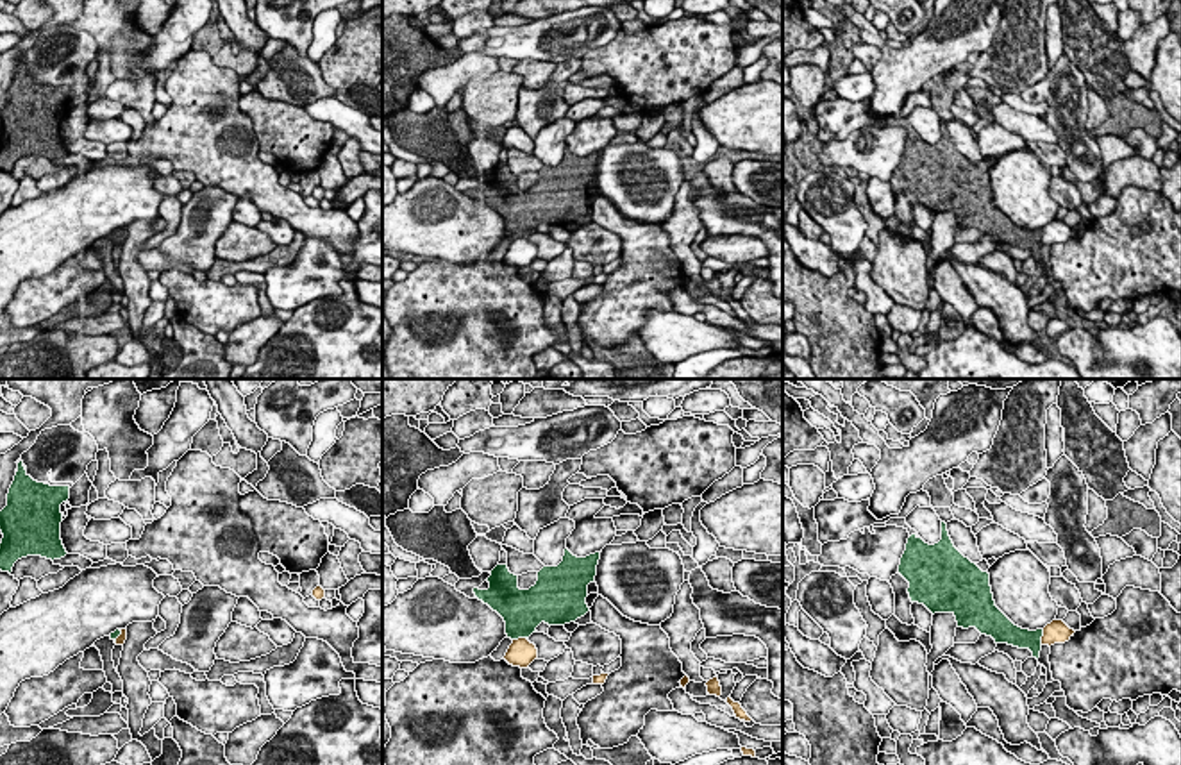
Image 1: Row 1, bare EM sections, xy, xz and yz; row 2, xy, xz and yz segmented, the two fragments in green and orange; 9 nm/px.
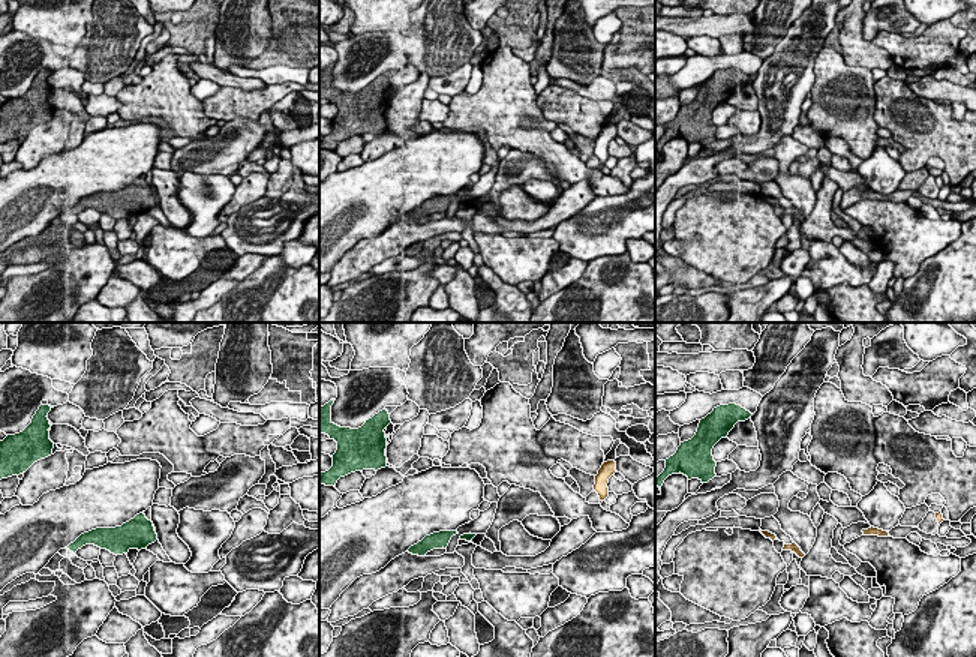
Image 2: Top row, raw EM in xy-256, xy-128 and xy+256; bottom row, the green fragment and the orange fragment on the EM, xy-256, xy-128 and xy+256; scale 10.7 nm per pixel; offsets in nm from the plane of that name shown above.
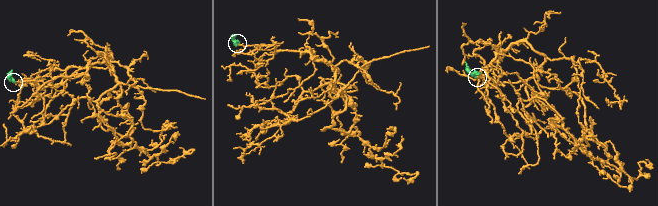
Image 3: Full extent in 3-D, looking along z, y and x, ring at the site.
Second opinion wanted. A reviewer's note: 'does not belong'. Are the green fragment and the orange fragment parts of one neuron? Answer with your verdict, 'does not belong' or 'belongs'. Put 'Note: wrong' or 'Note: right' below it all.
does not belong
Note: right

